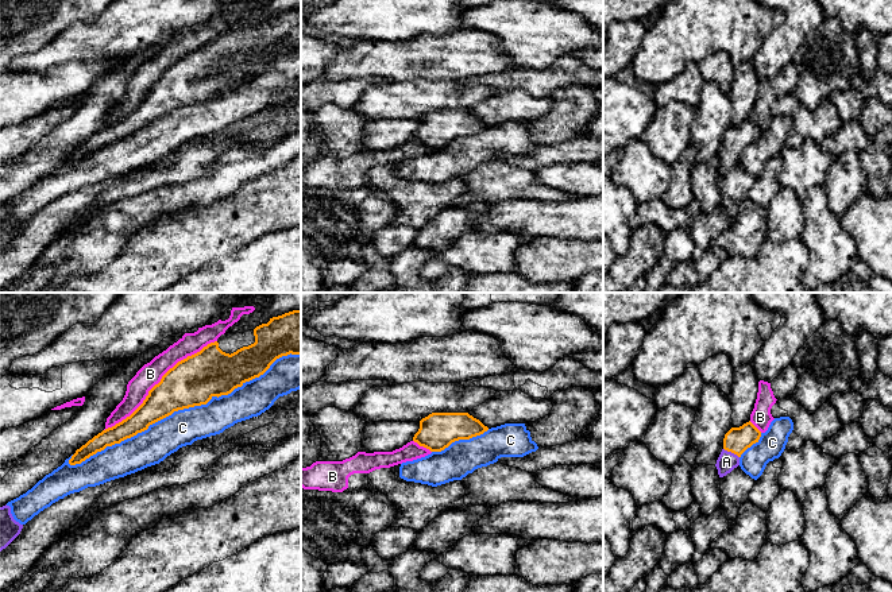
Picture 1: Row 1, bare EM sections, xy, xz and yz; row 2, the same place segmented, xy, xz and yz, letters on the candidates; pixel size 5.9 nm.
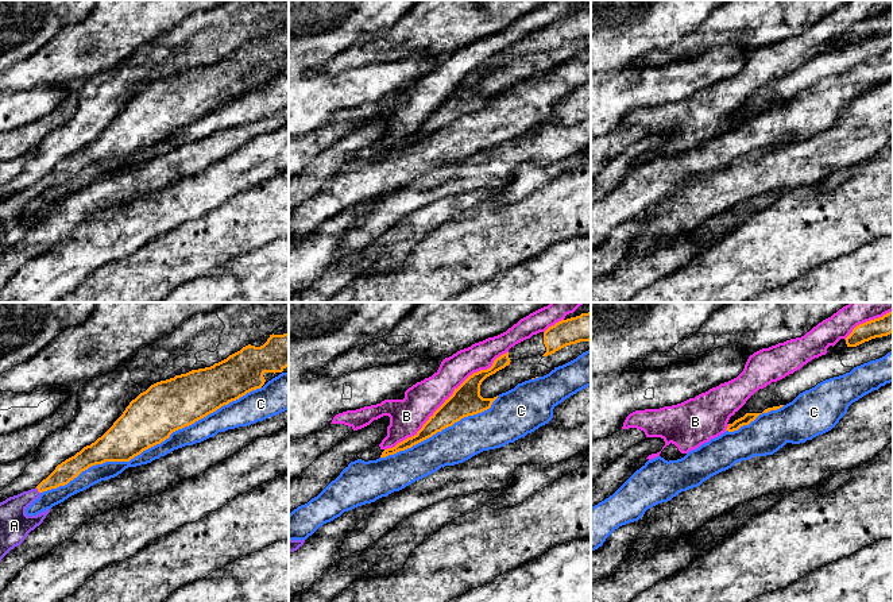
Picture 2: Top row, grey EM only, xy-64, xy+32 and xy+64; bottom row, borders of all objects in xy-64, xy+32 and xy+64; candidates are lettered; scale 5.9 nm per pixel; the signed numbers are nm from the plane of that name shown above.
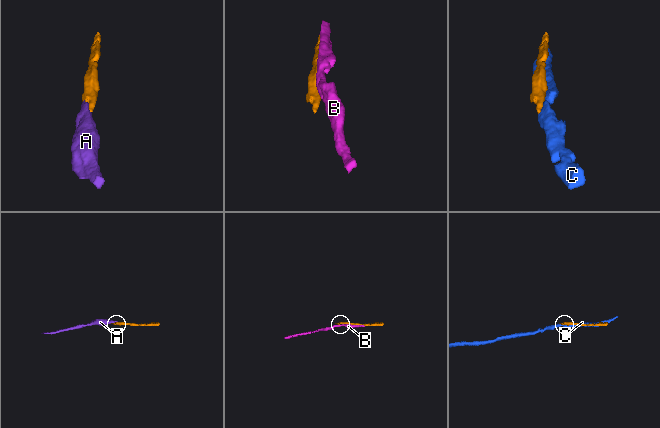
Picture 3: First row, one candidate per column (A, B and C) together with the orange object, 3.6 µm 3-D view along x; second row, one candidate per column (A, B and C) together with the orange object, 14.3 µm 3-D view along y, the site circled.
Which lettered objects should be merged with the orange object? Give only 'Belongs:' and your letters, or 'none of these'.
Belongs: A

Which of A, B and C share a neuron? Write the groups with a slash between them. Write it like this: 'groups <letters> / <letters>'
groups A / B / C

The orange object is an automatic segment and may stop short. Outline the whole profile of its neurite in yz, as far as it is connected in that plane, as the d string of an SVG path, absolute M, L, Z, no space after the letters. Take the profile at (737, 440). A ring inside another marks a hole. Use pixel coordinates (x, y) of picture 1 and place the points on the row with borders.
M749 421L740 427L731 427L723 438L723 449L717 460L719 477L726 476L740 465L741 454L758 442L761 432Z

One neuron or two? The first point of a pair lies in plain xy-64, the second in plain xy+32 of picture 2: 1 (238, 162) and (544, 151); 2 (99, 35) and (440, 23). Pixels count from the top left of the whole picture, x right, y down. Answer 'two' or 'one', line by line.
1: two
2: one

